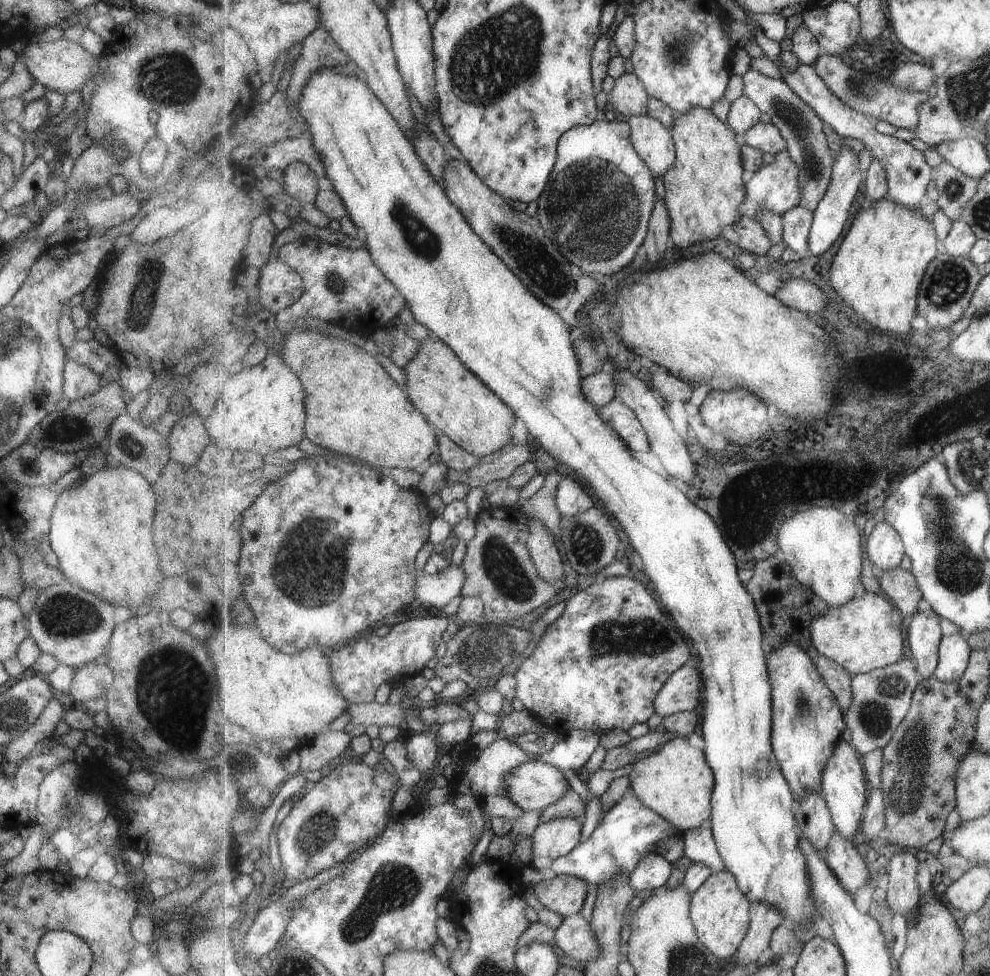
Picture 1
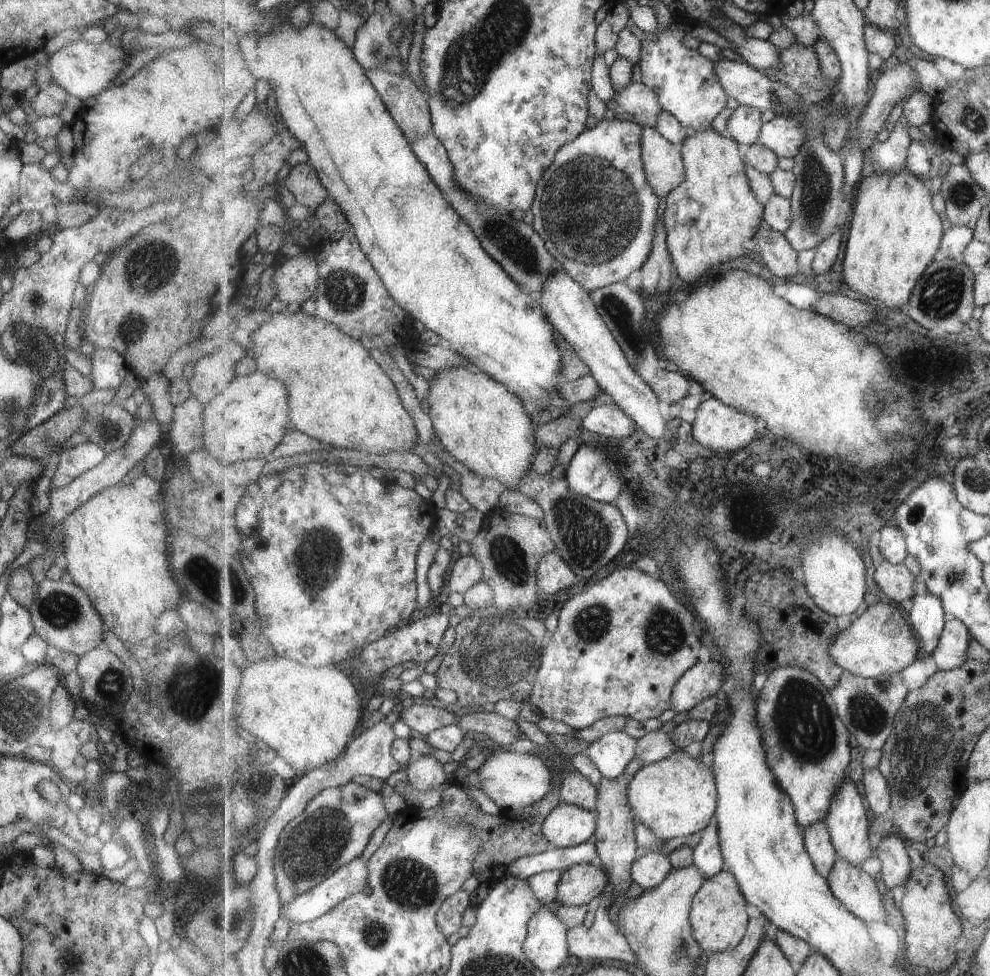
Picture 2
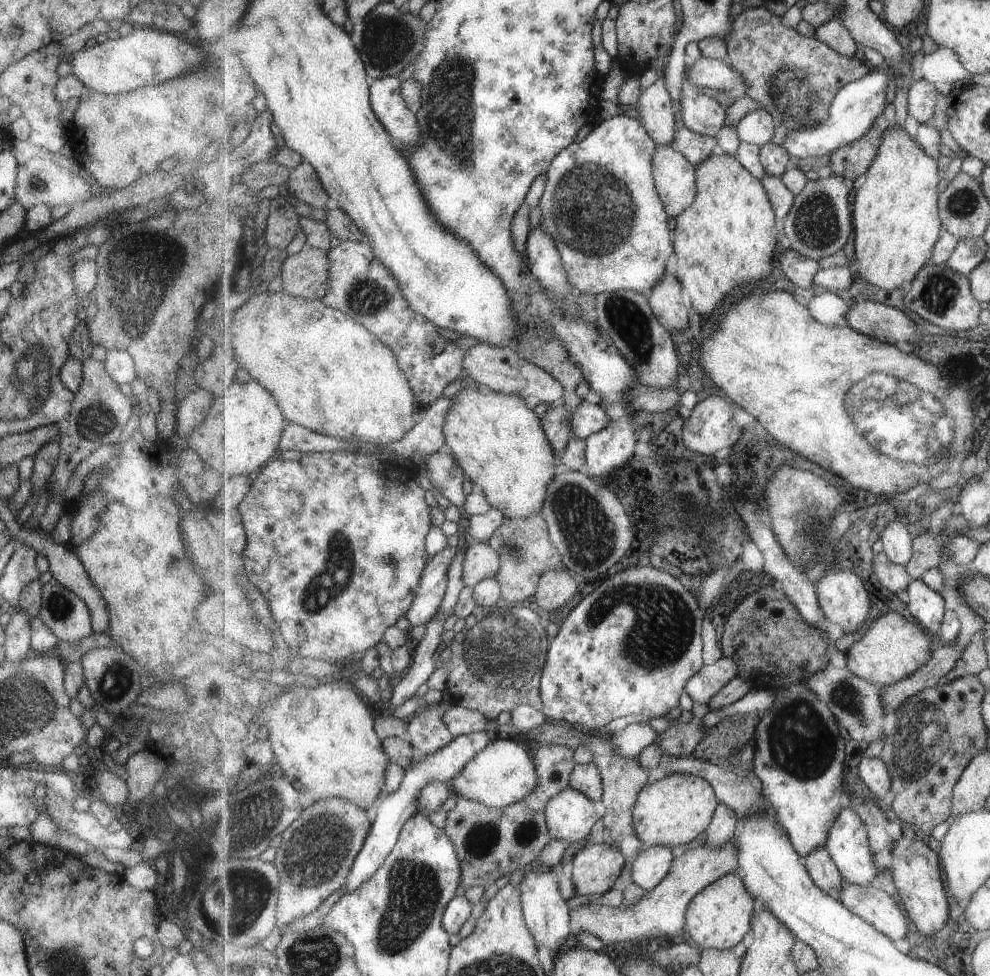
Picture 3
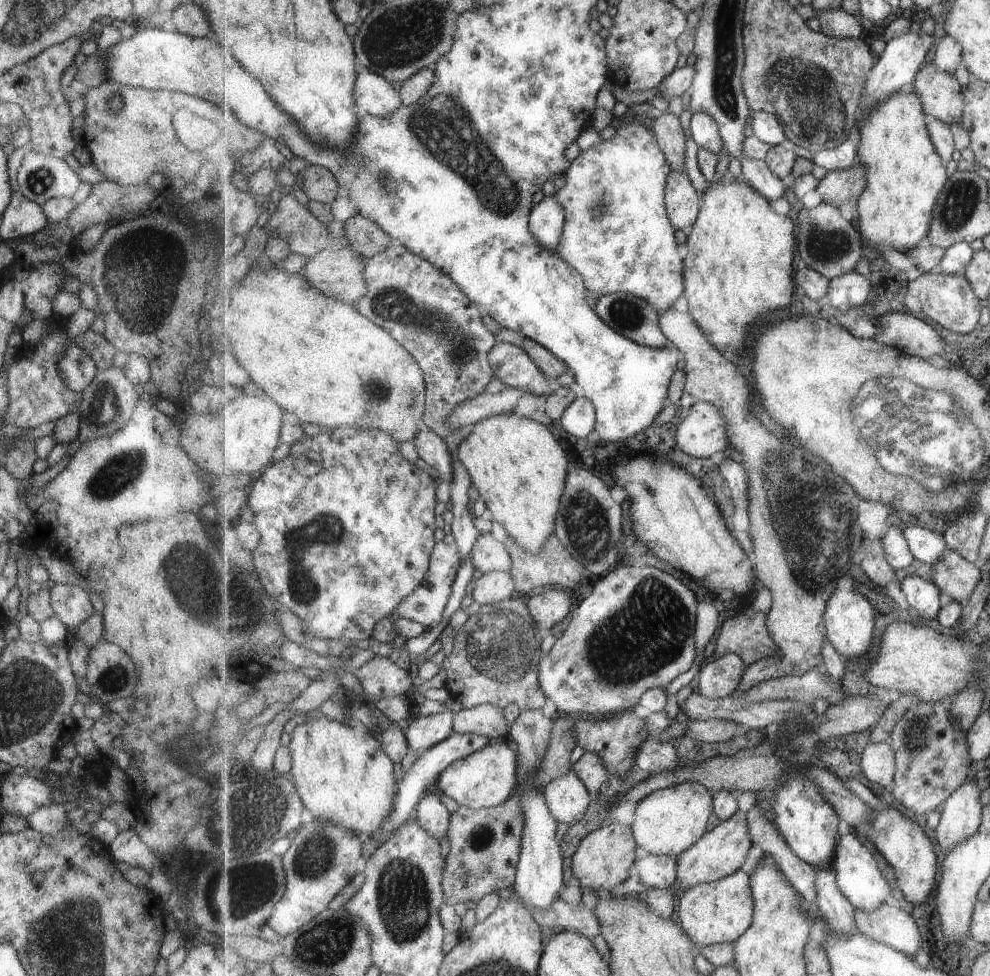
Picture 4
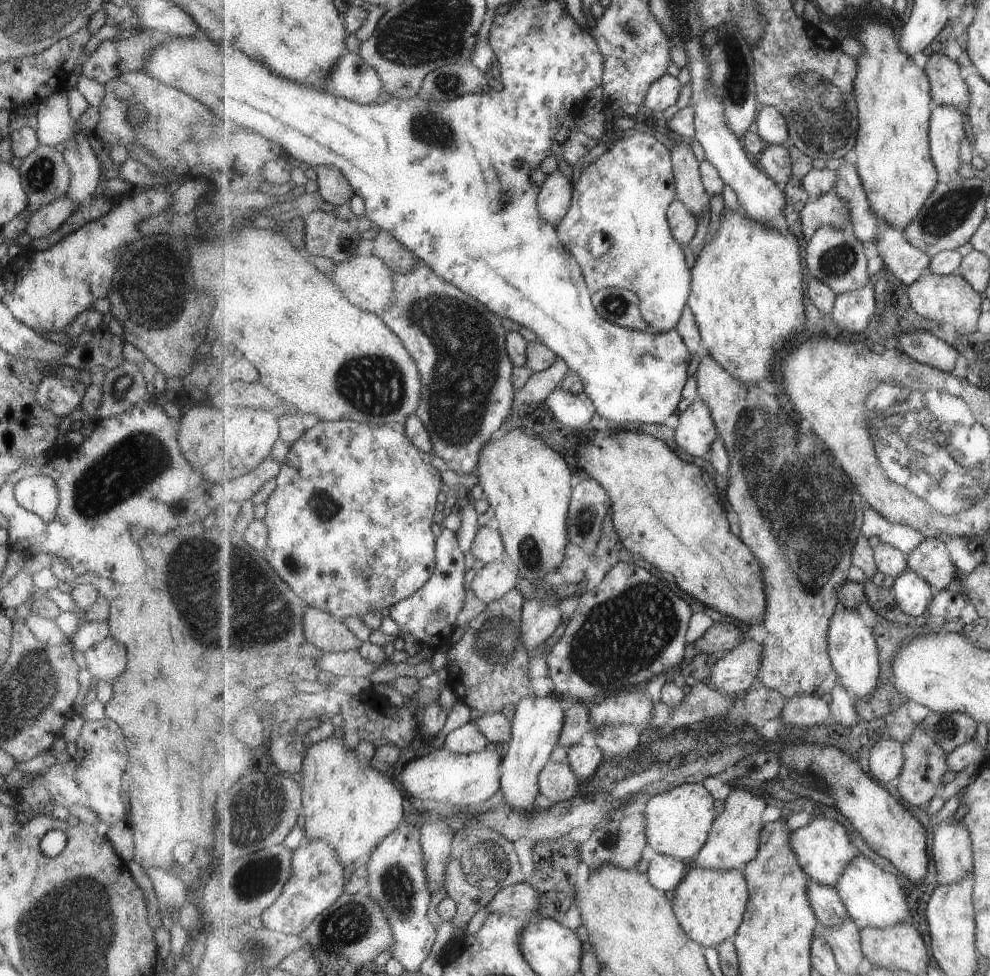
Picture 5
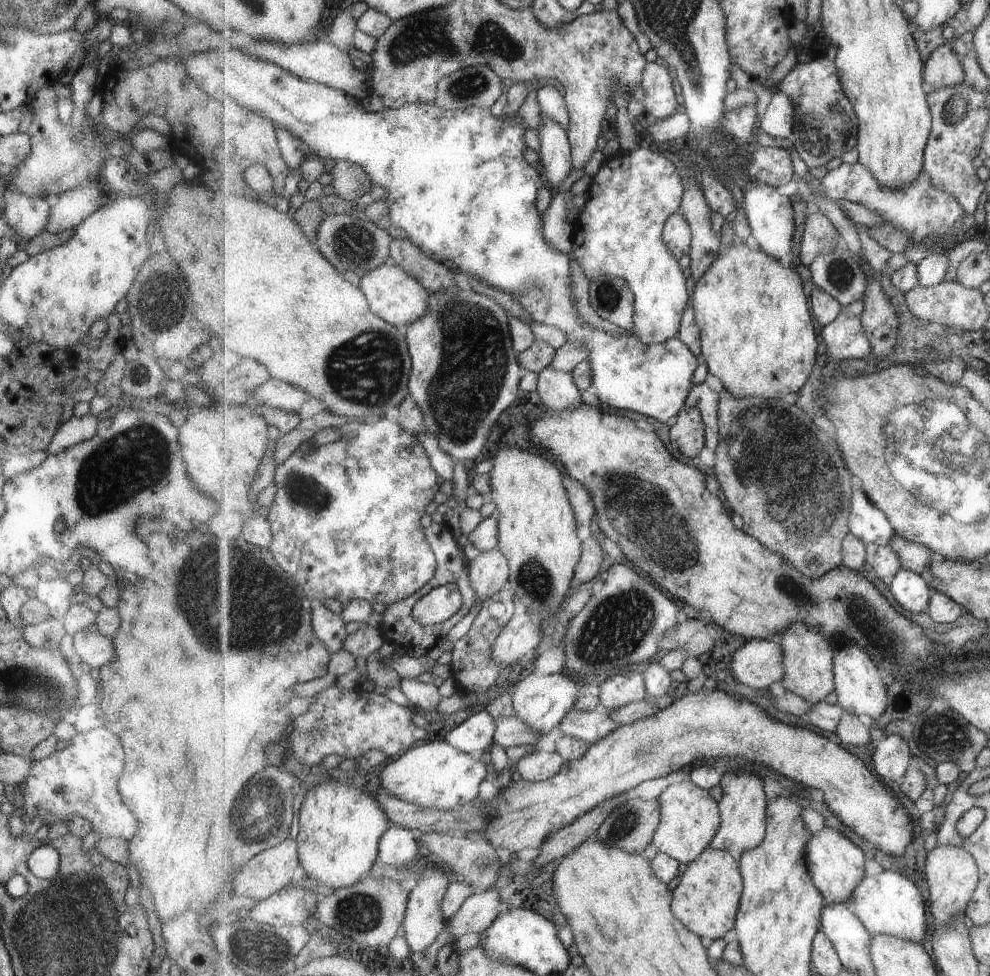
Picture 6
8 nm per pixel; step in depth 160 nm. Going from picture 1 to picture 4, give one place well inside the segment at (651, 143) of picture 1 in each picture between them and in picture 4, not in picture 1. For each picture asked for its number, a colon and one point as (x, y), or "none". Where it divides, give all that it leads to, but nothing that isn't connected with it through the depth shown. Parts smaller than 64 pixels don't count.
2: (665, 167)
3: (675, 177)
4: (684, 205)

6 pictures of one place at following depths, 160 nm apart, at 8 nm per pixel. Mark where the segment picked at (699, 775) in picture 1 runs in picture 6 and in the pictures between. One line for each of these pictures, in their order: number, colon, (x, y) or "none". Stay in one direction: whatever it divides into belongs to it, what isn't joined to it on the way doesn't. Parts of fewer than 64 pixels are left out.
2: (677, 797)
3: (673, 811)
4: (668, 822)
5: (679, 822)
6: (690, 819)

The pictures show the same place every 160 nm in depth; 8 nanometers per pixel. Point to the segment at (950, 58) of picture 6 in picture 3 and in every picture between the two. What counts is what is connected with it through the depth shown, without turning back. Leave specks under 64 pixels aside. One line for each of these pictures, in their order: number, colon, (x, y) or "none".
3: (923, 96)
4: (943, 97)
5: (948, 87)

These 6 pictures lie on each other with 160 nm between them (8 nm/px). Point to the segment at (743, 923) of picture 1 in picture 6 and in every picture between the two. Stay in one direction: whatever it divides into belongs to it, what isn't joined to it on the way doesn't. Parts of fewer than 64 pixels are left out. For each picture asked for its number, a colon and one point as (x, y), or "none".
2: (719, 918)
3: (719, 917)
4: (718, 912)
5: (710, 904)
6: (707, 900)

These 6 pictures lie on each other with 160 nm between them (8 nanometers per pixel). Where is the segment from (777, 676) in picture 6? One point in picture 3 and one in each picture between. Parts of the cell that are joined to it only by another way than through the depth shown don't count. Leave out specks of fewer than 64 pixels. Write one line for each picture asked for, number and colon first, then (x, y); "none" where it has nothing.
3: (709, 680)
4: (721, 678)
5: (738, 671)

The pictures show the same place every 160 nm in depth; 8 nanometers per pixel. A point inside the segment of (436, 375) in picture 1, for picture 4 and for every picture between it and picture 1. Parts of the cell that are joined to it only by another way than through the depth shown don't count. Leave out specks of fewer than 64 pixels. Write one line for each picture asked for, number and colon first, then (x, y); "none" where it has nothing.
2: (479, 421)
3: (497, 439)
4: (520, 469)

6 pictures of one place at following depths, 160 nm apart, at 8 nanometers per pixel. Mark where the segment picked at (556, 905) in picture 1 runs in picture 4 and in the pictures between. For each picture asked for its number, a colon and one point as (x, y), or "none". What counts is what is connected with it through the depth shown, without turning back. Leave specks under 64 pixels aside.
2: (582, 883)
3: (596, 867)
4: (605, 858)

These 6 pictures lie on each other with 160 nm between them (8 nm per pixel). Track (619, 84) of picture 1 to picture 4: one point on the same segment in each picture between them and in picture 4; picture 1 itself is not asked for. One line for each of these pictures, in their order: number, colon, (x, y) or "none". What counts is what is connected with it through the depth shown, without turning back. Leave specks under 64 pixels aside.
2: (643, 103)
3: (657, 110)
4: (669, 132)

